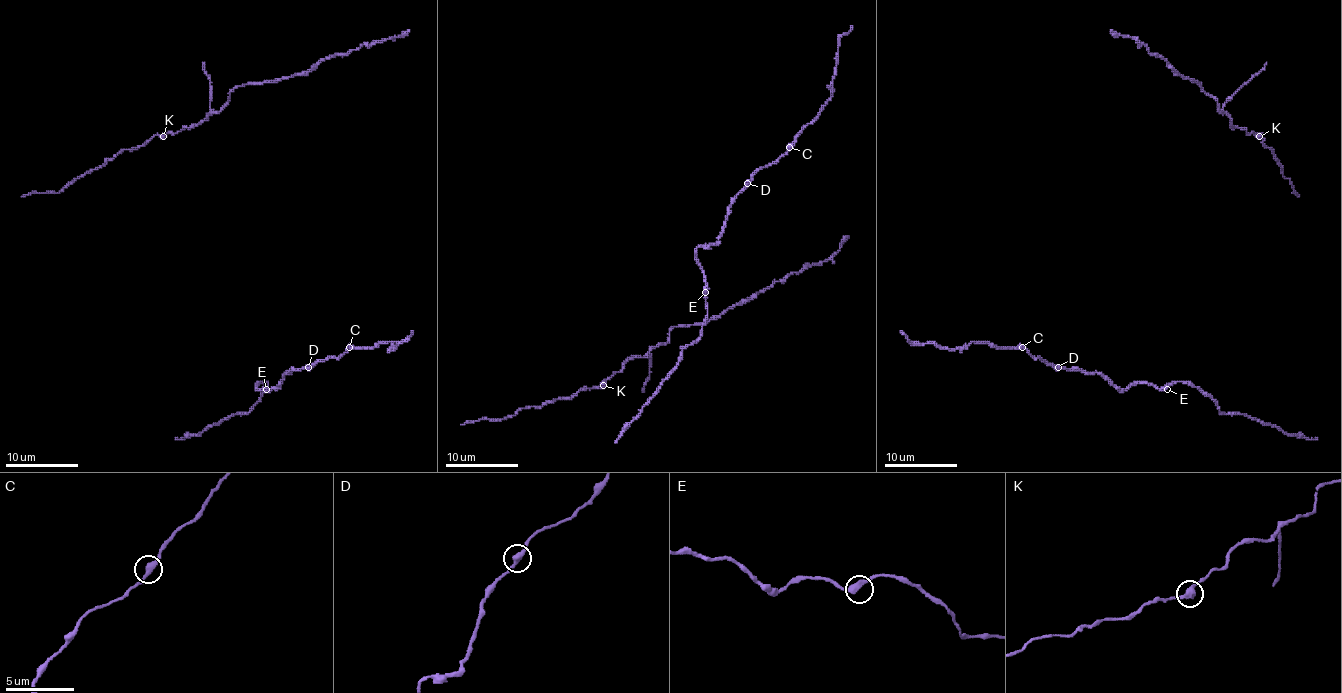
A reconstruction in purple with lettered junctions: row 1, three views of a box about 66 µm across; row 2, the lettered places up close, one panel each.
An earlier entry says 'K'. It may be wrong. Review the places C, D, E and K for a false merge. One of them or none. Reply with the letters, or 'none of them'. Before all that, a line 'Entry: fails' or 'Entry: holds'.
Entry: fails
none of them

